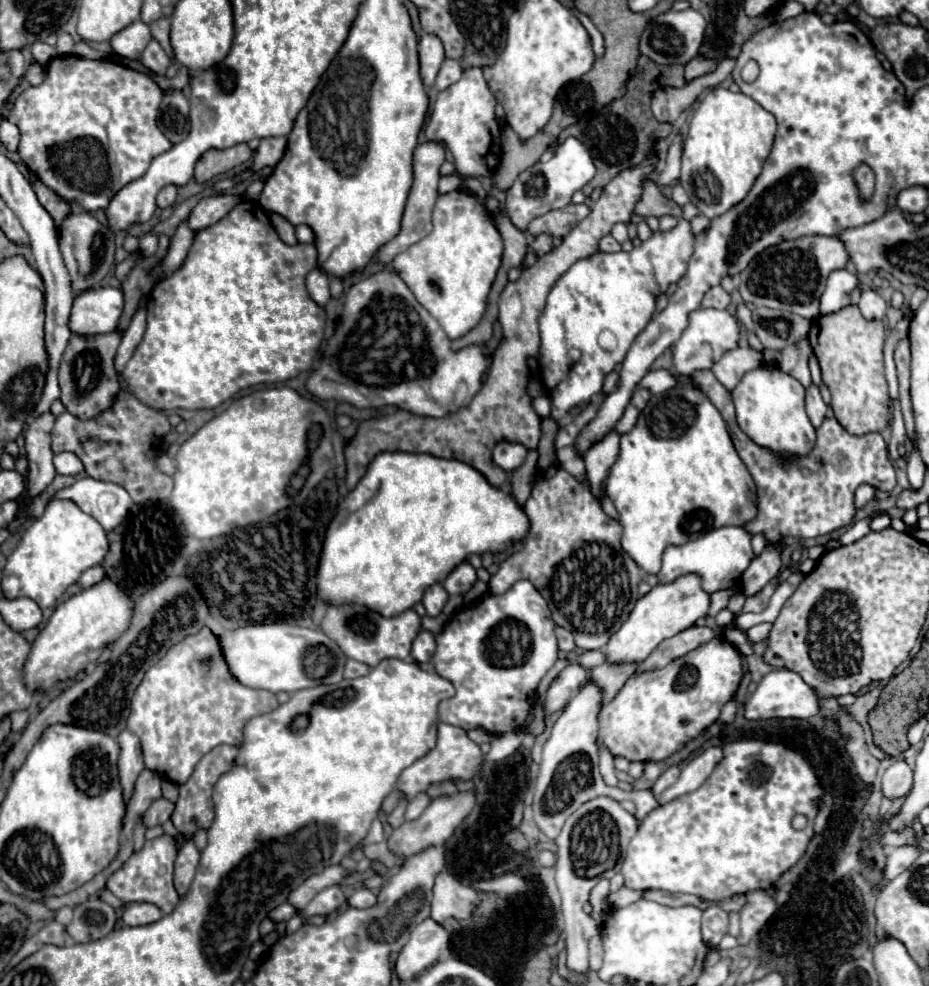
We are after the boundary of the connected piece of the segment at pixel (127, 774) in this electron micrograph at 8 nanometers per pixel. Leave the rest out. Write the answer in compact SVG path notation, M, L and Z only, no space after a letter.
M122 731L116 737L116 741L118 741L118 747L120 747L120 755L118 755L118 779L120 779L124 803L128 803L130 797L132 797L132 793L134 793L136 777L144 769L142 747L140 747L140 739L134 733L130 733L130 731Z

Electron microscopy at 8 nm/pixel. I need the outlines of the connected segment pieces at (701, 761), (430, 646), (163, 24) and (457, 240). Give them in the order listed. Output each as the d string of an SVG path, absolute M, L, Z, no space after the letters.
M708 747L706 751L696 755L682 769L682 775L678 777L678 781L672 787L668 787L668 791L660 793L658 803L668 803L668 801L672 801L672 799L676 799L684 793L696 791L708 779L708 775L714 771L714 767L720 759L722 759L722 749L720 747Z
M420 631L412 643L412 657L418 663L426 663L434 655L434 649L436 649L434 635L430 631Z
M164 17L164 19L158 19L158 21L154 21L152 25L150 25L150 31L152 31L152 37L162 45L162 49L170 55L170 59L172 59L172 63L176 63L176 59L174 59L174 53L172 53L172 47L170 47L170 19L168 17Z
M464 189L440 195L432 213L432 231L400 253L392 267L416 295L418 303L440 323L448 339L466 335L482 319L486 299L500 267L502 239L478 203Z

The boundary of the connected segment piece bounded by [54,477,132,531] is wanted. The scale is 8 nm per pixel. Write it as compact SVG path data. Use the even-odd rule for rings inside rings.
M90 477L78 479L72 487L58 491L54 497L72 499L84 513L94 517L104 531L118 527L132 507L132 499L124 487Z

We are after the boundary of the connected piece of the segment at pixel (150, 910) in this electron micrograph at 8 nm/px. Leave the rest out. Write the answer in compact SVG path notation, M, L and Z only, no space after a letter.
M128 903L124 905L124 913L122 913L124 925L130 925L130 927L154 923L160 917L162 917L162 911L152 903Z

